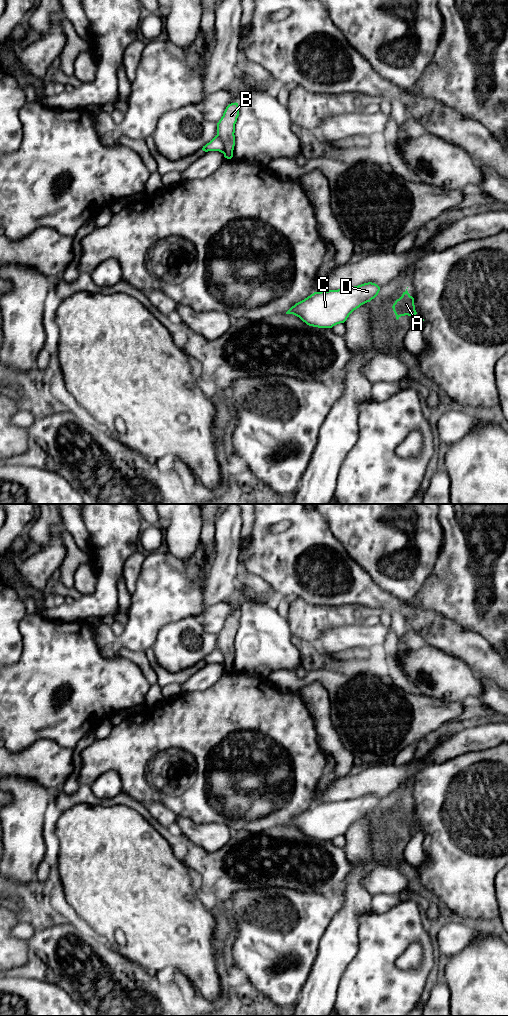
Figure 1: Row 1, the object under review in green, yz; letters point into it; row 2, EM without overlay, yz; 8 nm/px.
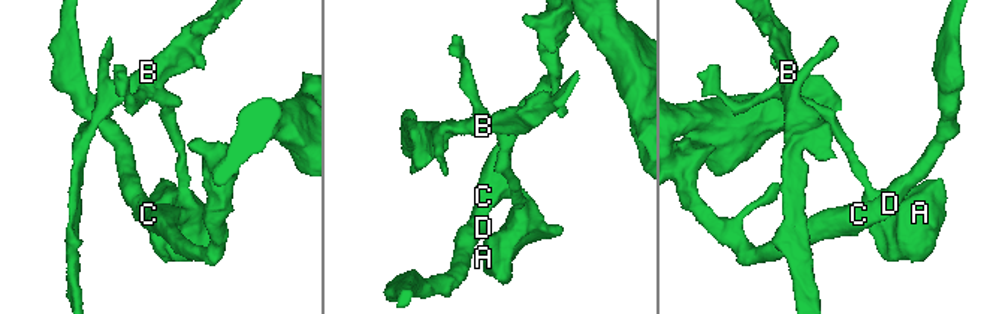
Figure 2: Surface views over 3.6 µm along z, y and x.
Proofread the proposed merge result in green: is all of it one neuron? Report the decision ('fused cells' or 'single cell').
fused cells

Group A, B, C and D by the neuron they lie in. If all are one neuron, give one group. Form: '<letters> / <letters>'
A C D / B

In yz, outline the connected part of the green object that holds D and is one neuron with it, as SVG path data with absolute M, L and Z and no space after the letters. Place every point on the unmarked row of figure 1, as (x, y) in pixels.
M368 794L350 800L314 804L286 826L299 829L309 838L332 840L344 835L354 822L374 811L379 803L377 796Z

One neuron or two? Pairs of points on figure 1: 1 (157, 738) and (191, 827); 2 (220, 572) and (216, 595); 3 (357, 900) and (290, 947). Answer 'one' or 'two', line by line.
1: two
2: one
3: two

